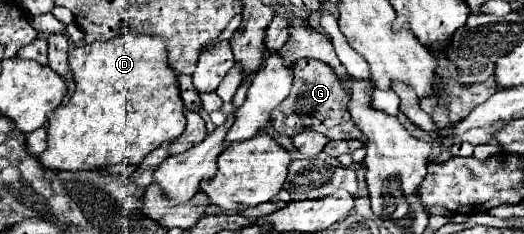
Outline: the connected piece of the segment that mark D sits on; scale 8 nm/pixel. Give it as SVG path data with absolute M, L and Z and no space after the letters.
M124 31L108 41L96 41L68 51L68 63L74 73L76 93L48 117L48 149L38 157L46 169L82 171L100 169L116 163L142 163L142 159L166 141L184 133L184 101L180 97L178 73L168 67L166 41L156 35Z

